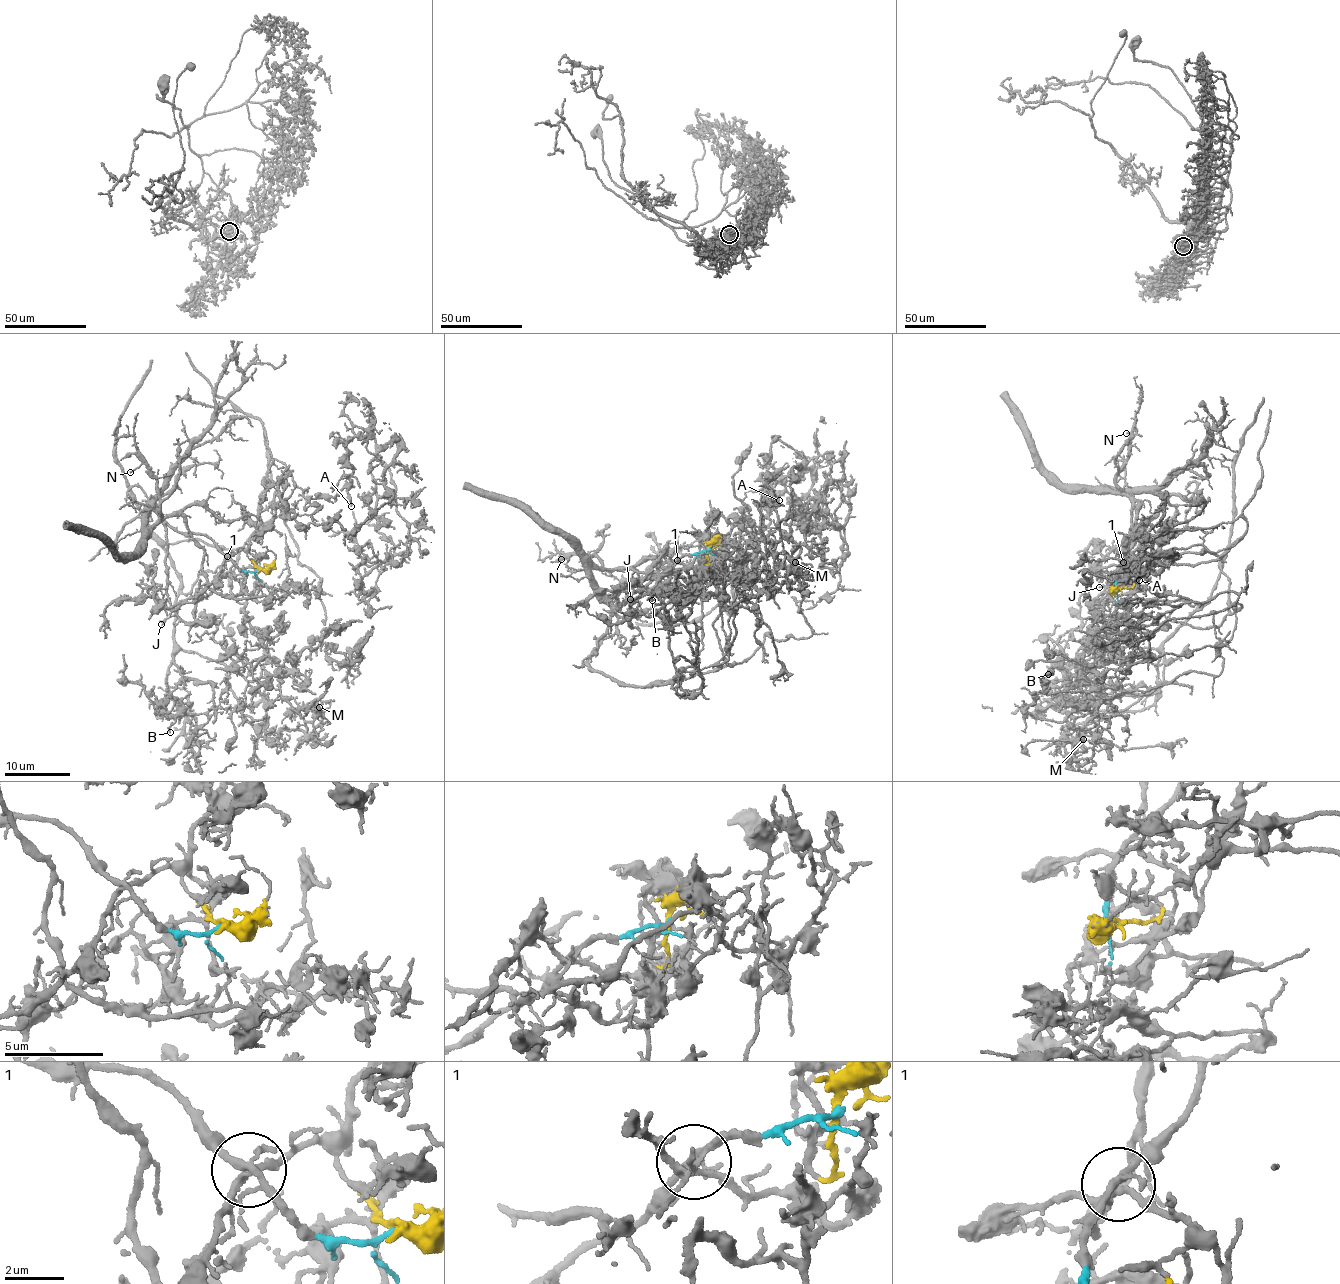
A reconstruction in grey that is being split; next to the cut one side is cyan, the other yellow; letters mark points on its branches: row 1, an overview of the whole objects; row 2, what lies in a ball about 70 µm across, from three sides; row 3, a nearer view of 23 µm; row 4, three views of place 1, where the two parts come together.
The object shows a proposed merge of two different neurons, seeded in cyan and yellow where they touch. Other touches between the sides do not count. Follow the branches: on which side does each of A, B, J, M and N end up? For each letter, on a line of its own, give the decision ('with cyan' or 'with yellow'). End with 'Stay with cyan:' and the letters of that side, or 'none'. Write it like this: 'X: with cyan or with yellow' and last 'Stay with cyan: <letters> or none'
A: with yellow
B: with yellow
J: with cyan
M: with yellow
N: with cyan
Stay with cyan: J, N

